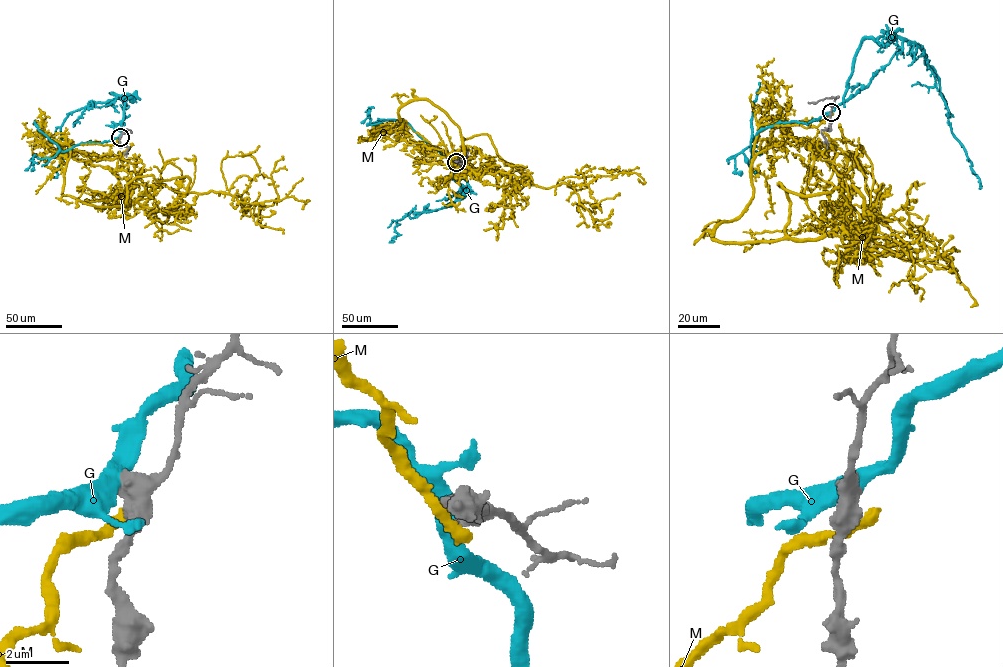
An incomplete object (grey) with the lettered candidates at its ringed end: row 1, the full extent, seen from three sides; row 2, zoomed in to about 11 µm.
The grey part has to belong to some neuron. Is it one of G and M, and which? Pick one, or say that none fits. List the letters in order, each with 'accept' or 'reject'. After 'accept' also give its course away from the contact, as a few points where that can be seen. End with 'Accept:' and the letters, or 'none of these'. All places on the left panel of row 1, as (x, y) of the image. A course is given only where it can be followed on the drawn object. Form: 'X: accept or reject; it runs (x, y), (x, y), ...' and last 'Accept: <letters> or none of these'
G: reject
M: reject
Accept: none of these

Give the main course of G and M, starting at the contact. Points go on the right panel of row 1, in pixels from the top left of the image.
G: (831, 112), (842, 102), (860, 43), (885, 32), (903, 38), (923, 49), (935, 71), (953, 134), (979, 188)
M: (832, 114), (759, 133), (713, 238), (850, 251), (879, 213), (862, 247)

